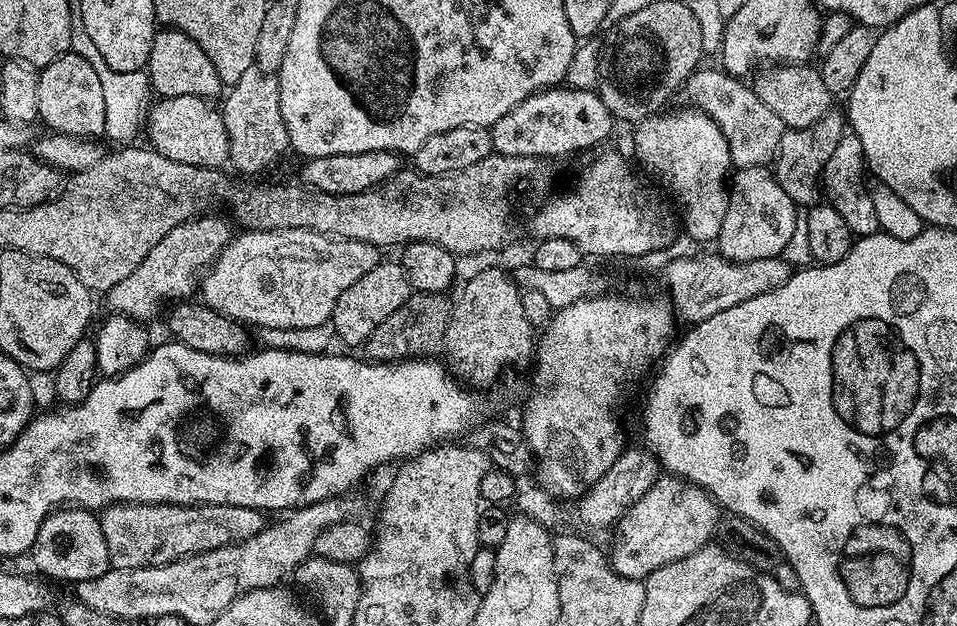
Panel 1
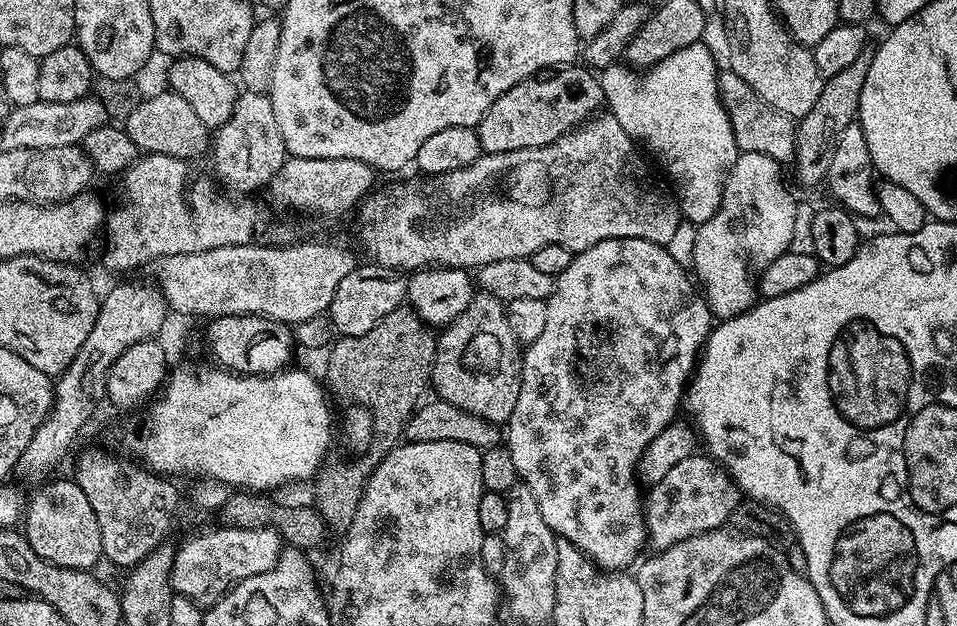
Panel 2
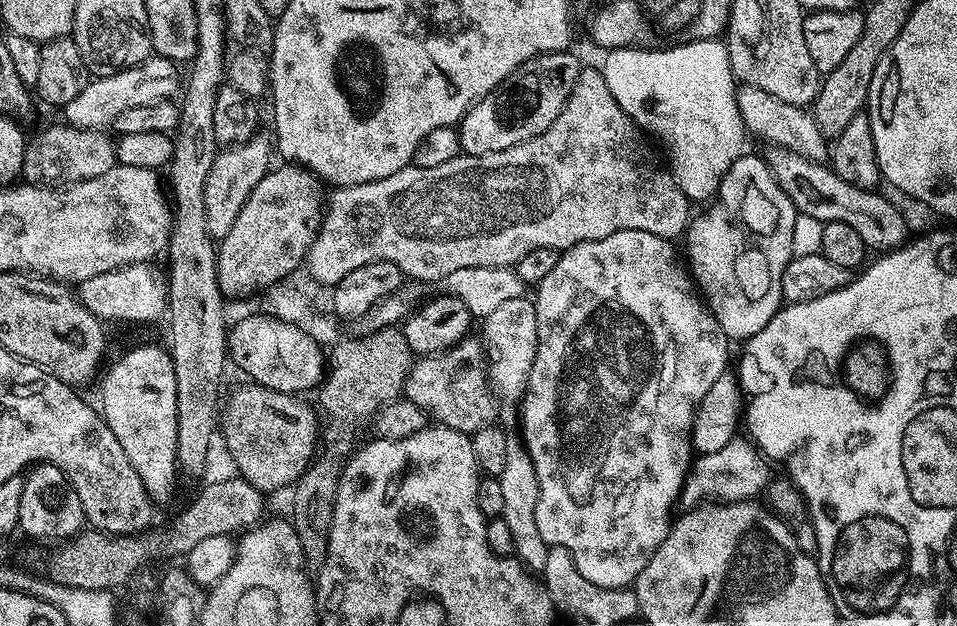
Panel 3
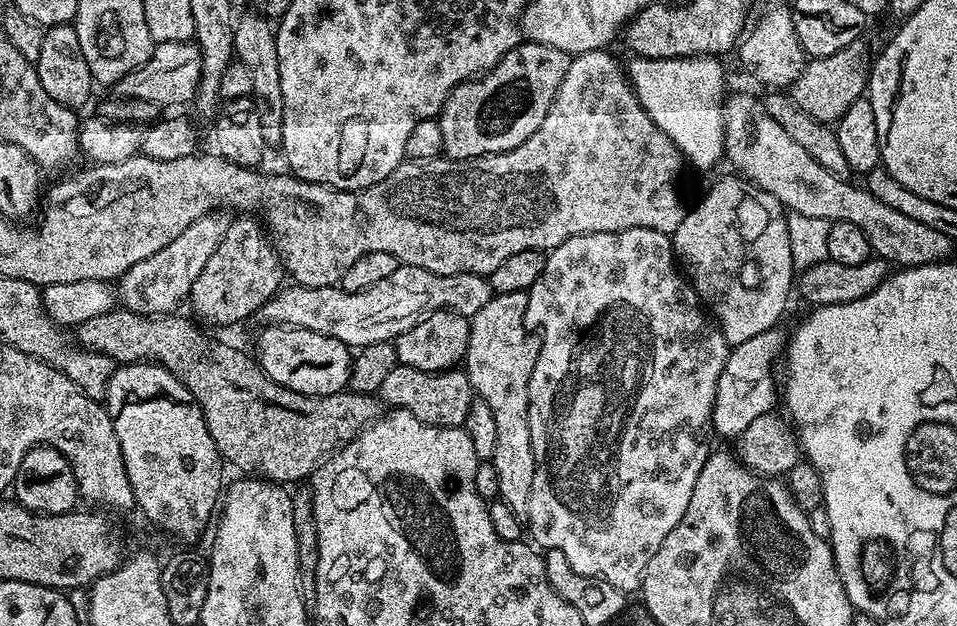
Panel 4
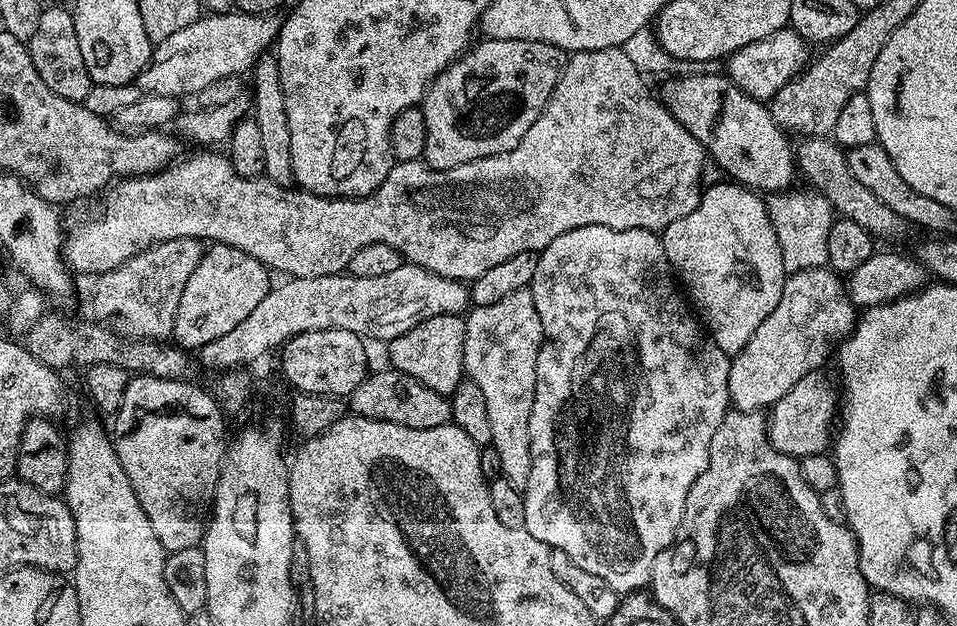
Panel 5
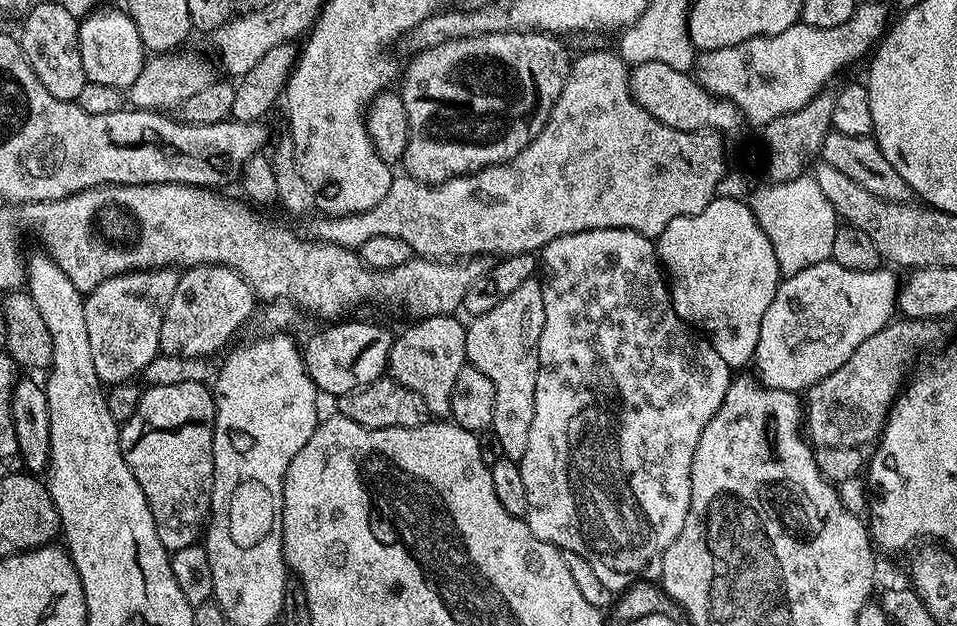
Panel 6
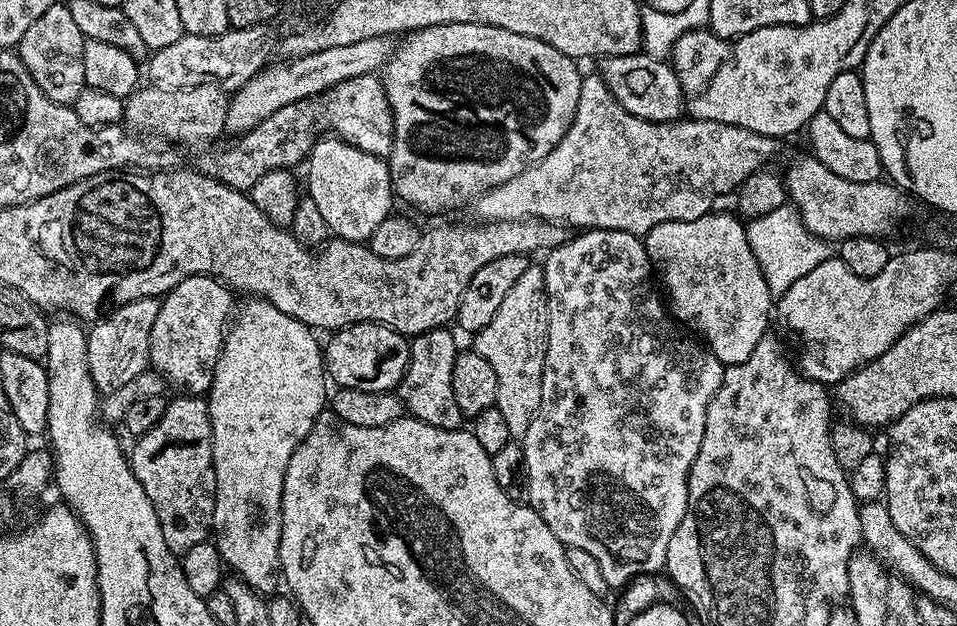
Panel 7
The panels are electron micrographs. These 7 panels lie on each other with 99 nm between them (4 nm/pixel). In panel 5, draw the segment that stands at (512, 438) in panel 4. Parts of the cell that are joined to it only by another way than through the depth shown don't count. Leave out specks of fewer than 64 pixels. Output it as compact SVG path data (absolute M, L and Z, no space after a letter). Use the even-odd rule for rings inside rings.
M531 287L514 290L514 294L501 298L490 306L473 307L464 321L464 375L474 382L474 386L479 386L486 397L491 444L494 450L498 450L502 461L500 475L521 490L530 482L530 410L534 410L536 363L543 341L542 318L538 318L538 306L534 306Z

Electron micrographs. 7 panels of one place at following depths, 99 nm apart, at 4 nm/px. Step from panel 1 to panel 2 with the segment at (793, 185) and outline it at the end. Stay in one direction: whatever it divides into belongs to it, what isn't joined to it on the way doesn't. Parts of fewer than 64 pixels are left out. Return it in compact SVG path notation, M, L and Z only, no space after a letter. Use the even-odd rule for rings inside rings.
M865 50L846 70L827 77L822 86L822 94L818 102L814 102L814 110L810 114L799 117L796 130L796 176L804 184L823 185L828 179L830 161L834 158L834 150L838 146L838 138L842 138L842 130L857 119L862 98L862 86L866 83L866 70L870 70L872 52Z

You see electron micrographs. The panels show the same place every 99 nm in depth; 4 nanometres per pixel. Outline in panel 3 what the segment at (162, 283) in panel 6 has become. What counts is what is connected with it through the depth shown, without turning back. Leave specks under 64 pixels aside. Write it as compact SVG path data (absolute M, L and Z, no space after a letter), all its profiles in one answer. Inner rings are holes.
M263 134L252 136L244 144L233 144L217 151L214 166L210 166L210 174L204 183L204 213L208 234L213 238L222 238L230 234L230 226L234 226L234 218L238 218L238 210L246 206L246 198L250 198L250 190L262 182L262 178L270 170L273 163L274 144Z

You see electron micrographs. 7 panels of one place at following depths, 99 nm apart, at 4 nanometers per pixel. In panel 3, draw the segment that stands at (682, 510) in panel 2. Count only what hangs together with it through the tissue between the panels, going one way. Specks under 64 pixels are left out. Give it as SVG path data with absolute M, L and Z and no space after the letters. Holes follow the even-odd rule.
M734 438L722 446L722 450L714 450L714 454L697 455L692 467L688 469L688 477L684 480L684 488L680 491L679 503L684 506L699 506L705 502L727 502L730 500L749 500L761 495L774 472L771 472L769 461L760 455L759 448L747 438Z

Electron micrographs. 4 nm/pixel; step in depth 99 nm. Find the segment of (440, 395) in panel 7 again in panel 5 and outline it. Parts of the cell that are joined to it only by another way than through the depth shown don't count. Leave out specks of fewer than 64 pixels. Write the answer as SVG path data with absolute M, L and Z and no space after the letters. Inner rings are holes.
M463 315L435 316L418 322L406 334L387 341L388 361L397 372L406 374L422 386L430 386L438 394L451 397L453 390L459 386L464 375L464 321Z

